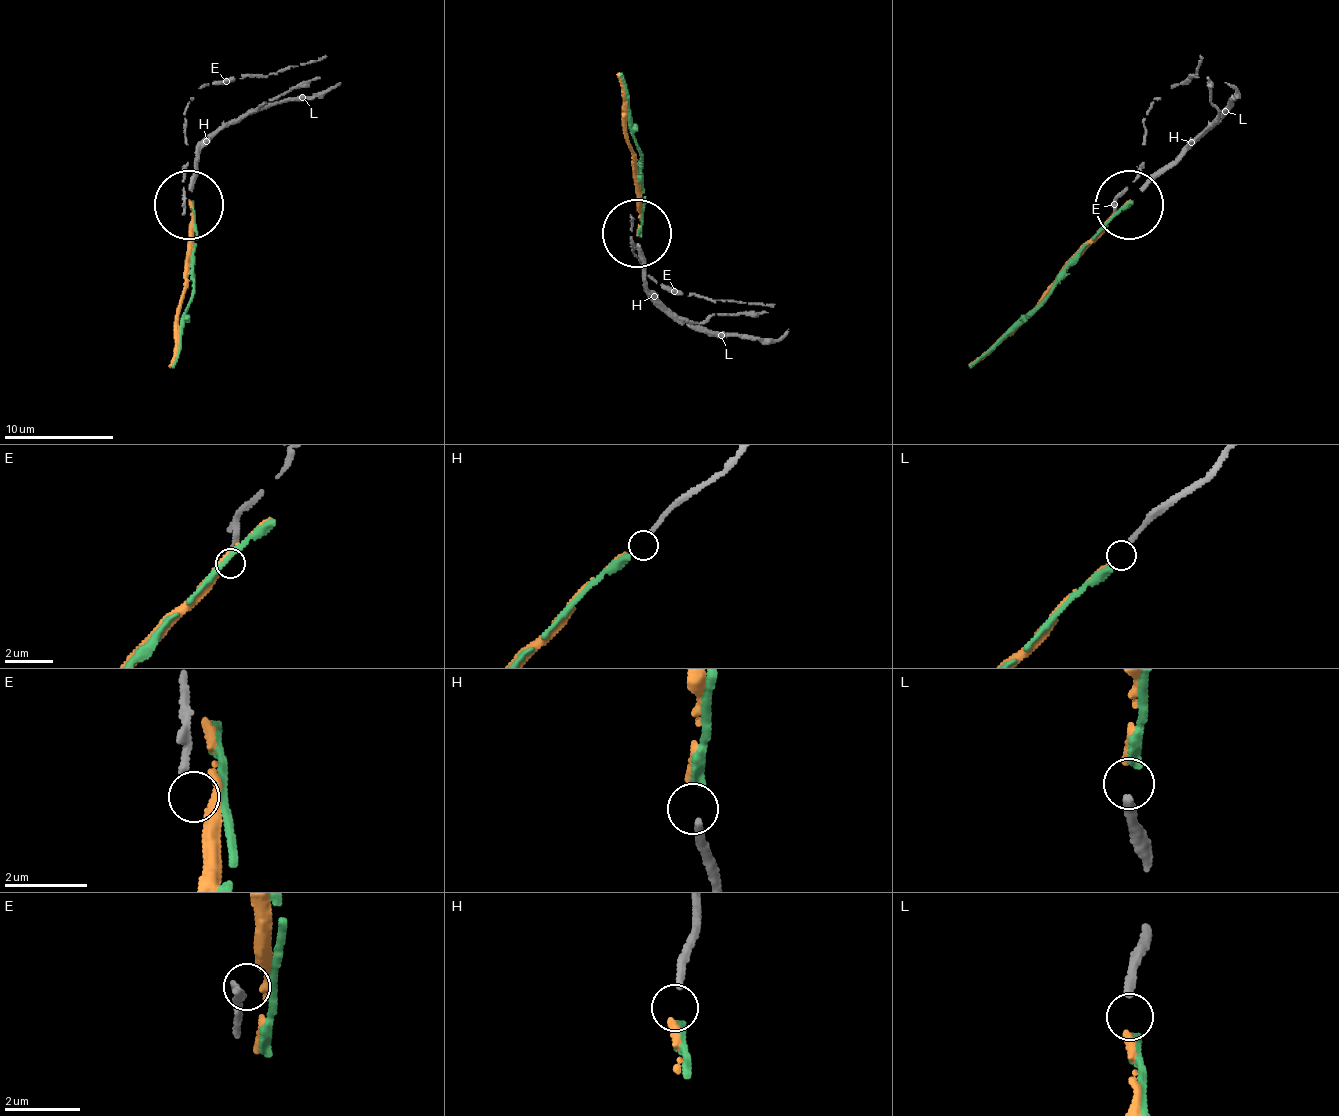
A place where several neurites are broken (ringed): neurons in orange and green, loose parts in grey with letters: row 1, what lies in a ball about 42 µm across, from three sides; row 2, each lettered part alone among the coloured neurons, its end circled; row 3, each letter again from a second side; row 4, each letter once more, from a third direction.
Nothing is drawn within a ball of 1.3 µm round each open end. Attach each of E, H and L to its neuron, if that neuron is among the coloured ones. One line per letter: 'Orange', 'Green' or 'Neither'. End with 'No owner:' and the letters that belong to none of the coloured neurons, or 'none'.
E: Neither
H: Green
L: Orange
No owner: E

